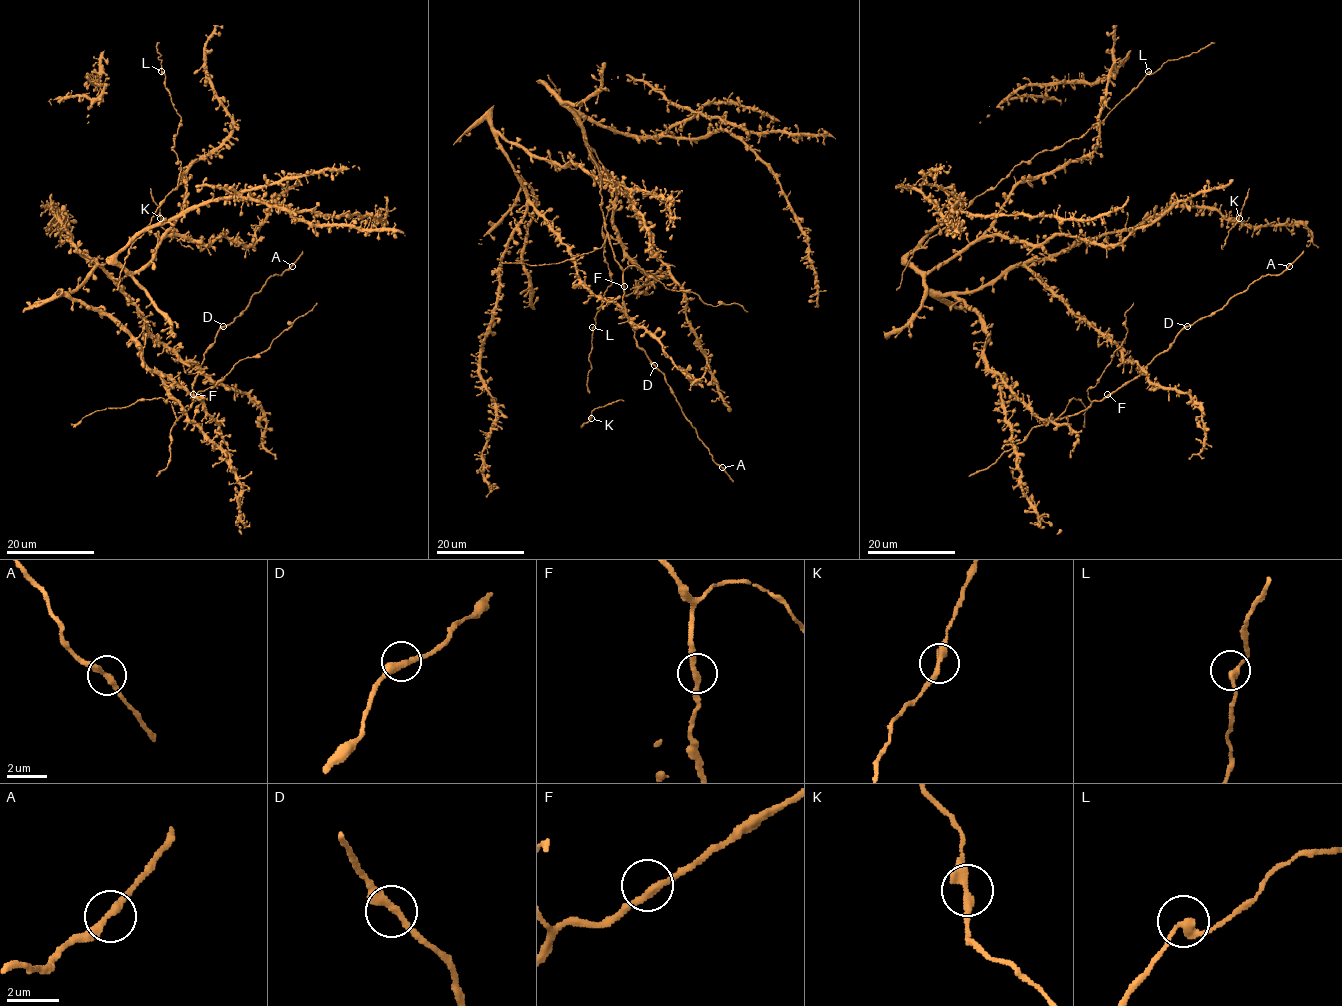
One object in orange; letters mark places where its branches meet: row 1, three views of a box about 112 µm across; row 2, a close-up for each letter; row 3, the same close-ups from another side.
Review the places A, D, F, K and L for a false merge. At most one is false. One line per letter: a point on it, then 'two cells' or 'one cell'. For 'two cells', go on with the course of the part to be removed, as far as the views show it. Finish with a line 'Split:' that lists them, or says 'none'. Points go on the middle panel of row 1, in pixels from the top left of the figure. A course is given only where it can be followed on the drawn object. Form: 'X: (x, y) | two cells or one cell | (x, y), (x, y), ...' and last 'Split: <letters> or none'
A: (722, 467) | one cell
D: (654, 365) | one cell
F: (624, 286) | one cell
K: (591, 418) | one cell
L: (592, 327) | one cell
Split: none

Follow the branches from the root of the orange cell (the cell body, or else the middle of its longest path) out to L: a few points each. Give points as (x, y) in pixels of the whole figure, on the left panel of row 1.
L: (147, 307), (150, 296), (116, 256), (143, 234), (178, 183), (180, 162), (171, 150), (180, 116), (161, 71)

